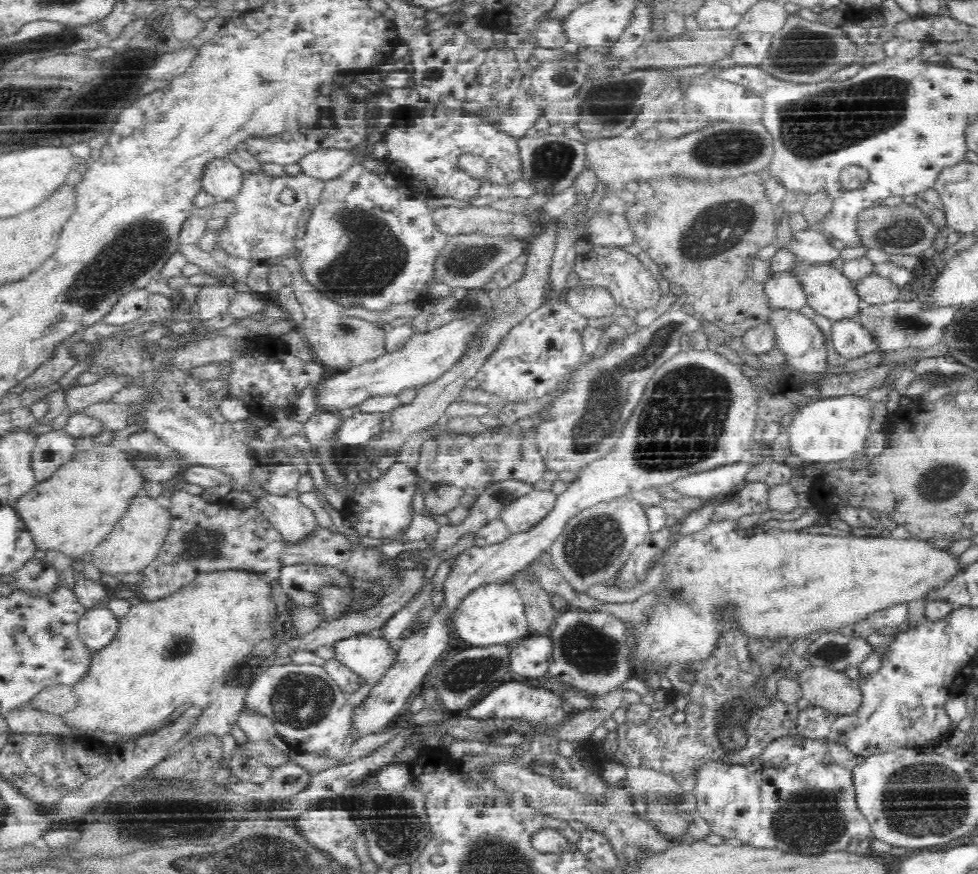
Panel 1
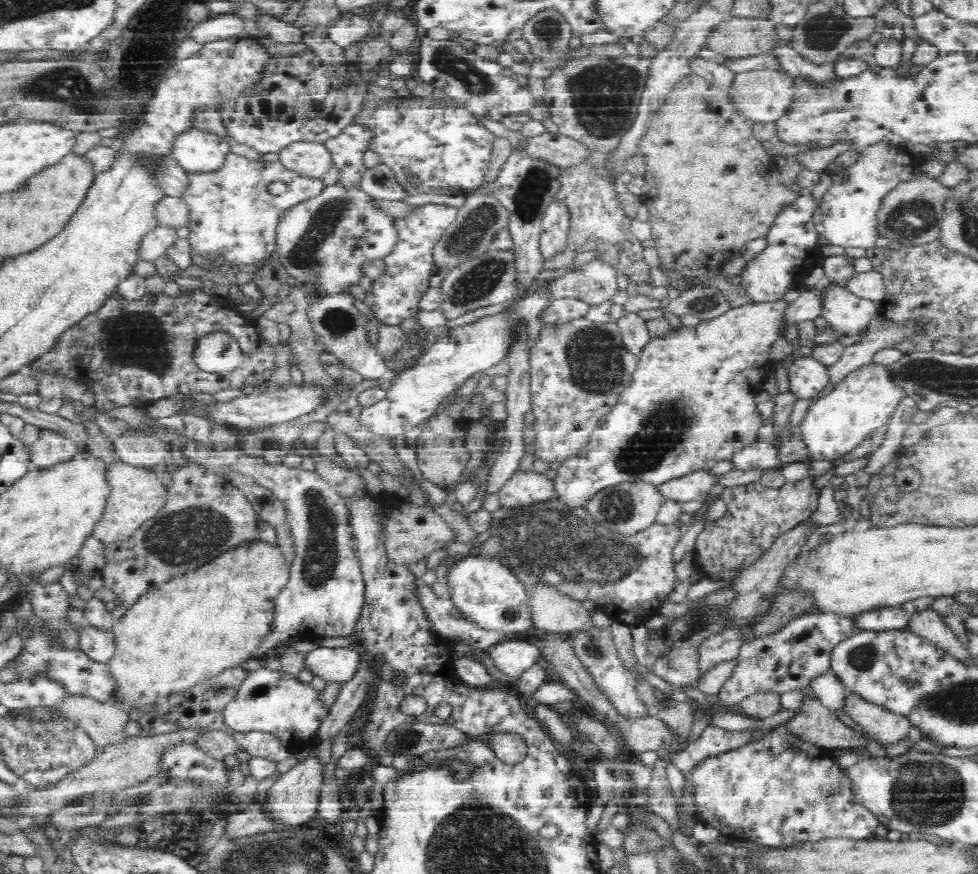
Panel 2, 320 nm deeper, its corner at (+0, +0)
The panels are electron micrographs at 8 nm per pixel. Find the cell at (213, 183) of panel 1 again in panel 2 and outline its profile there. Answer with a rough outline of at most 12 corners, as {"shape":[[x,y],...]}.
{"shape":[[190,129],[172,155],[192,174],[224,166],[230,145],[216,134]]}

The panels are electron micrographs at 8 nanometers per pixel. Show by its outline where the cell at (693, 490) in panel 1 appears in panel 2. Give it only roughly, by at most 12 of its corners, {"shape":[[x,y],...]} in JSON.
{"shape":[[756,442],[730,458],[738,472],[781,468],[777,445]]}

